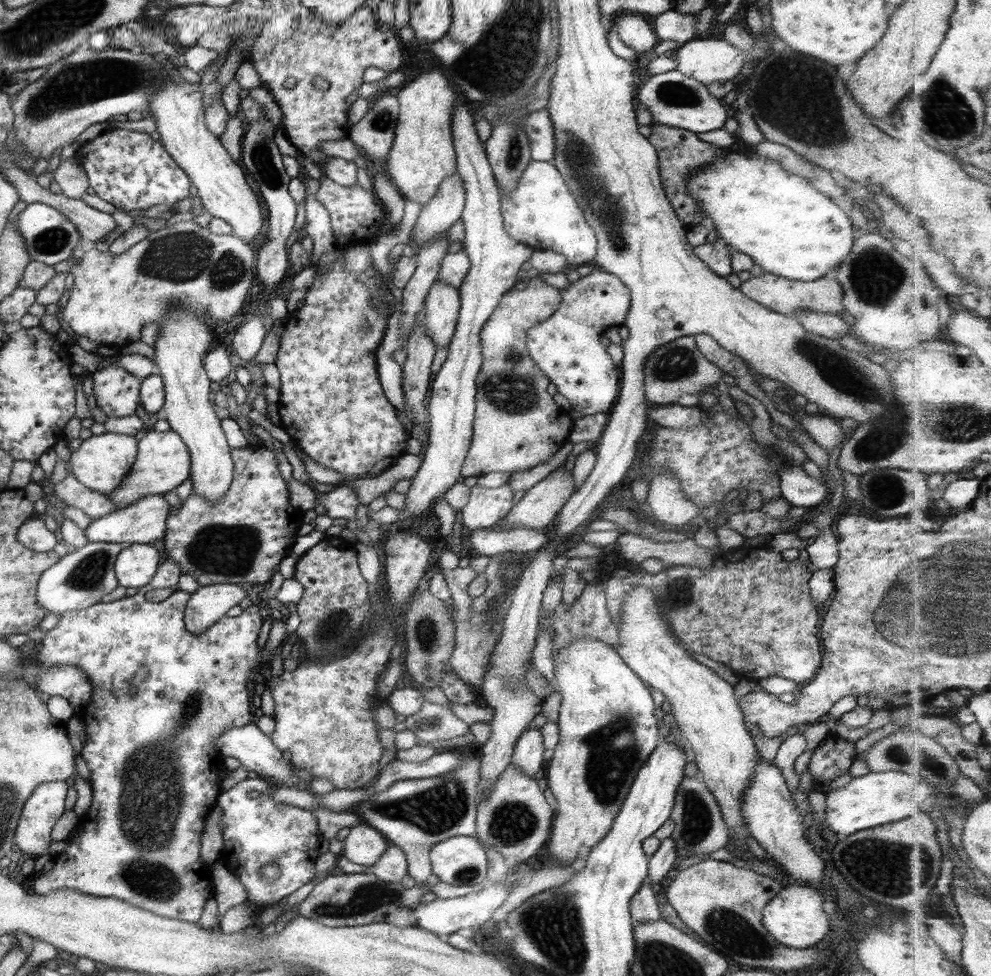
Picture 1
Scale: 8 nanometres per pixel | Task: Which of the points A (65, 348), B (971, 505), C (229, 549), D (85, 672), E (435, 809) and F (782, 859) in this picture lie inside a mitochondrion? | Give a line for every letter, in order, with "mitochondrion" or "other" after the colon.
A: other
B: other
C: mitochondrion
D: other
E: mitochondrion
F: other

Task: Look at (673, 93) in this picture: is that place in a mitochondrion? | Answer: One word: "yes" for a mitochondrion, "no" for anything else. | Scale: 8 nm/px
yes

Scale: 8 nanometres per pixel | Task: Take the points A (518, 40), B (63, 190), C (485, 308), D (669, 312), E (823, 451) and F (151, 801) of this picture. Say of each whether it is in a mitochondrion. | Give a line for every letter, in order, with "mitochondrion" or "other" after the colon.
A: mitochondrion
B: other
C: other
D: other
E: other
F: mitochondrion

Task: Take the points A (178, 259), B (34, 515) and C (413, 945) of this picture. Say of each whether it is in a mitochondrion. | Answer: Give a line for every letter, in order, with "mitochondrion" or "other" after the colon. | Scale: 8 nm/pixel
A: mitochondrion
B: other
C: other

